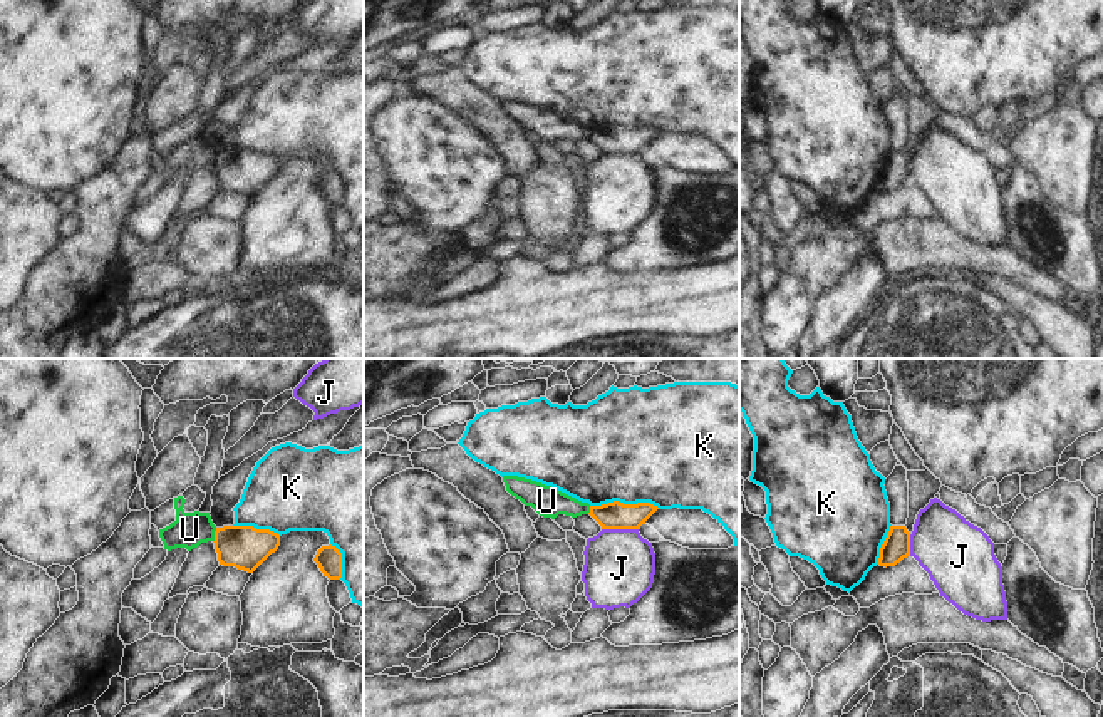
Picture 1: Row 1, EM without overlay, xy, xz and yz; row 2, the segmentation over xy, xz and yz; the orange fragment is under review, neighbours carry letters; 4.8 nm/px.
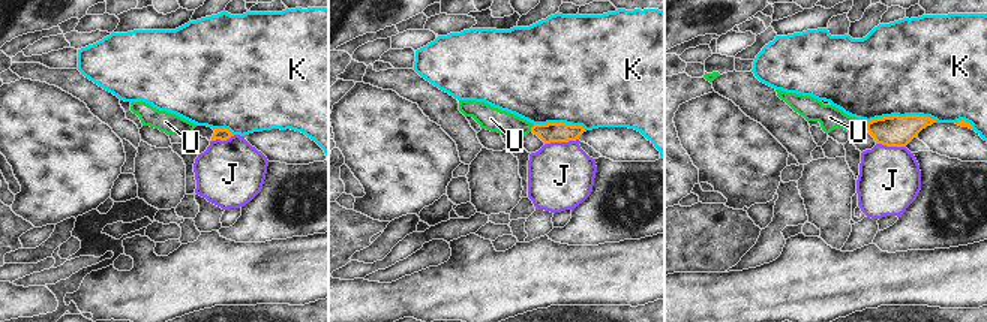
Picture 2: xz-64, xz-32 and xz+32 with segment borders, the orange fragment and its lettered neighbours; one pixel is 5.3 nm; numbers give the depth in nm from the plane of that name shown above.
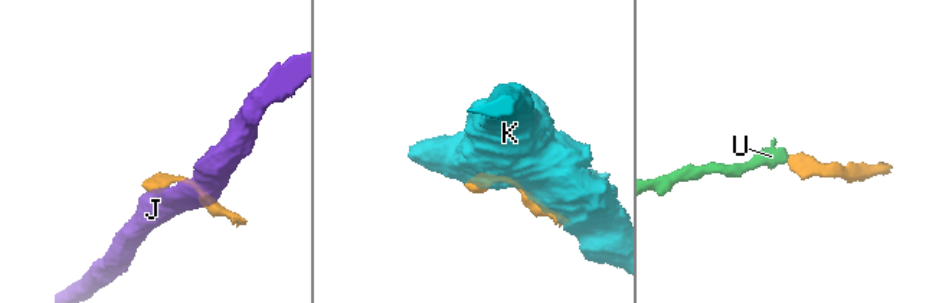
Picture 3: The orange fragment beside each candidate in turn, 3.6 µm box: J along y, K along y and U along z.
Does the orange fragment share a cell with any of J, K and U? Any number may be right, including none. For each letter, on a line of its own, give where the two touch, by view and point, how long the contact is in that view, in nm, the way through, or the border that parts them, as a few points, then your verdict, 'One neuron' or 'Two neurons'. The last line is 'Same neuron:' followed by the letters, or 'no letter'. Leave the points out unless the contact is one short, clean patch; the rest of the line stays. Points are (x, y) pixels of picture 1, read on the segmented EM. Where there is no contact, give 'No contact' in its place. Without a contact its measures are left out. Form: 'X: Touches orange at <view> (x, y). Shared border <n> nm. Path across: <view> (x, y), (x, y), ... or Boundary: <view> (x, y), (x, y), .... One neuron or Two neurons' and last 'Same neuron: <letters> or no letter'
J: Touches orange at xz (621, 528). Shared border 180 nm. Boundary: xz (602, 528), (637, 530). Two neurons
K: Touches orange at xz (626, 505). Shared border 340 nm. Two neurons
U: Touches orange at xy (215, 535). Shared border 70 nm. Boundary: xy (217, 528), (213, 541). Two neurons
Same neuron: no letter.

